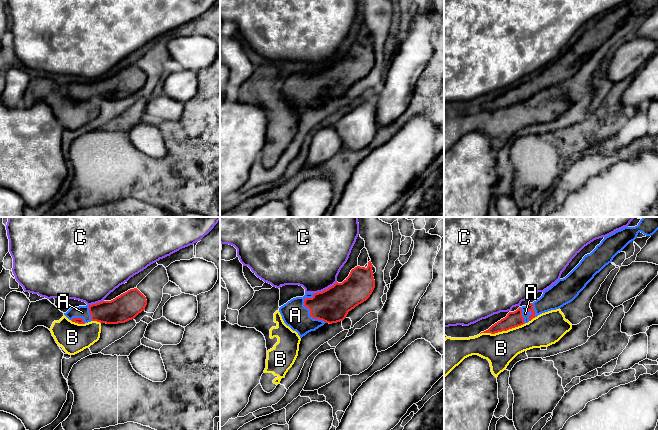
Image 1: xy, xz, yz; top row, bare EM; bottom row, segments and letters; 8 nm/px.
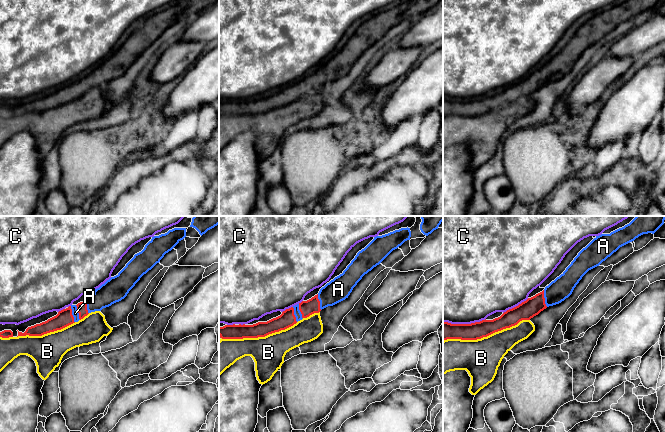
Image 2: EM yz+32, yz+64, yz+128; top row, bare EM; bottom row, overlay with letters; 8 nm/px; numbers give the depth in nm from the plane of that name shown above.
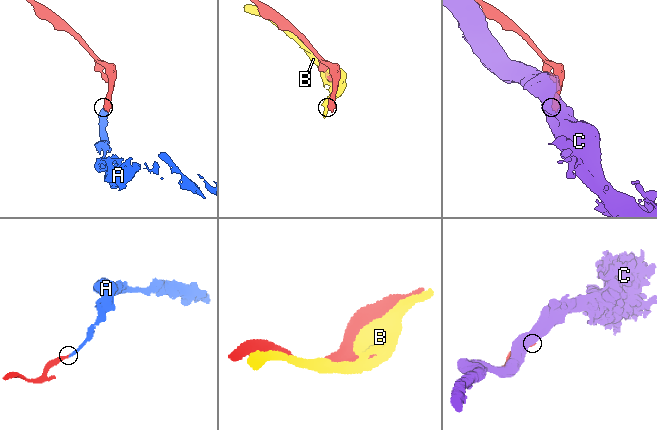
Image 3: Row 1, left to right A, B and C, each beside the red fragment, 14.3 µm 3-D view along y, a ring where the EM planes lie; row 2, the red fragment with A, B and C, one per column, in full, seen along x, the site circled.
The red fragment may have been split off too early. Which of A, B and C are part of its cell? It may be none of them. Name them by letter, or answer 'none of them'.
A

